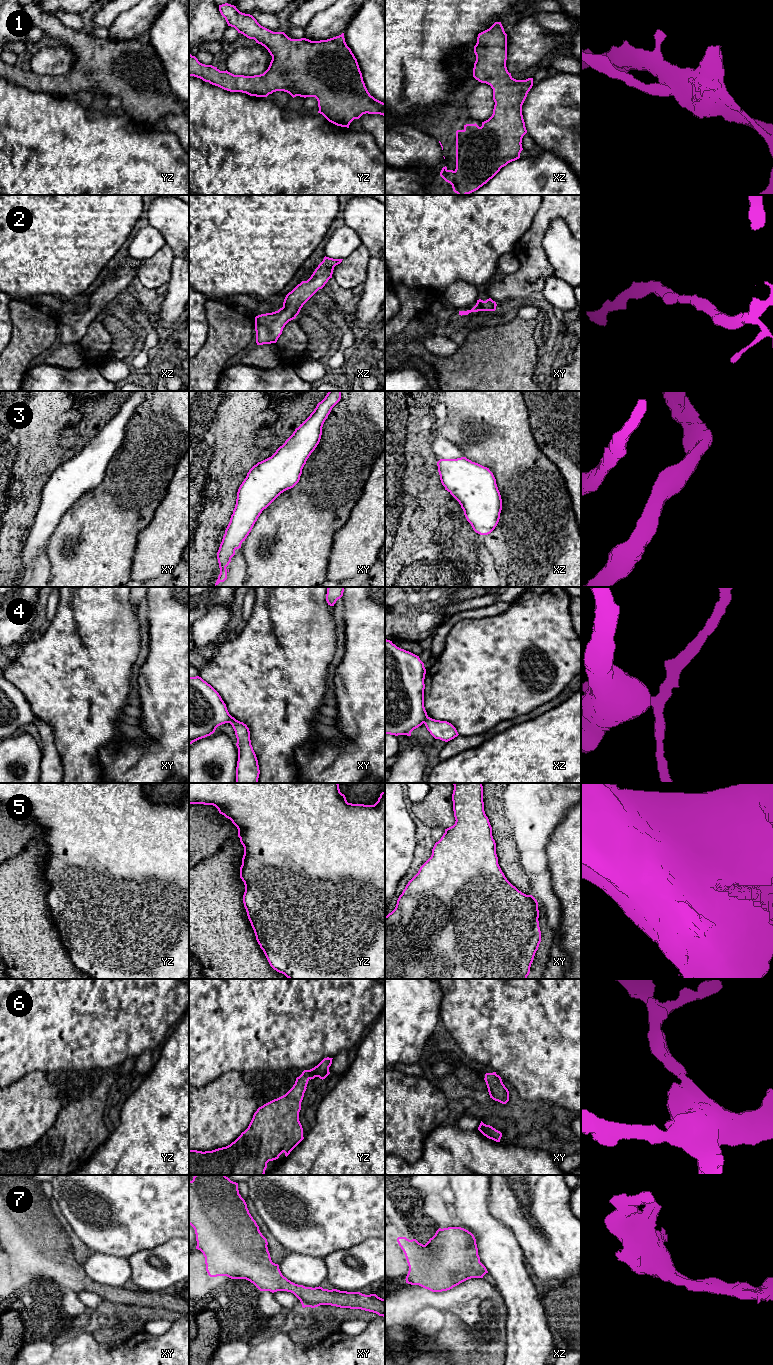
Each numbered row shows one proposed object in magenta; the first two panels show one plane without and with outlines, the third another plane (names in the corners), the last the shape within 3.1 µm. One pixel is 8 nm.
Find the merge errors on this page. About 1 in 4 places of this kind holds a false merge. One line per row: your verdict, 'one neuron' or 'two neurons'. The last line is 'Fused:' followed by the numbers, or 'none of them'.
1: one neuron
2: one neuron
3: one neuron
4: two neurons
5: one neuron
6: one neuron
7: one neuron
Fused: 4

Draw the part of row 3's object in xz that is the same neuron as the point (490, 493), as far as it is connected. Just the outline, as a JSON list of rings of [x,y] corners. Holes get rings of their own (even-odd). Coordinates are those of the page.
[[[466,457],[440,459],[437,466],[442,485],[459,502],[473,530],[480,535],[490,534],[502,510],[493,473]]]

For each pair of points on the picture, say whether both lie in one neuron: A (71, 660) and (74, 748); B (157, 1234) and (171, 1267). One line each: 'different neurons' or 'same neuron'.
A: same neuron
B: different neurons

